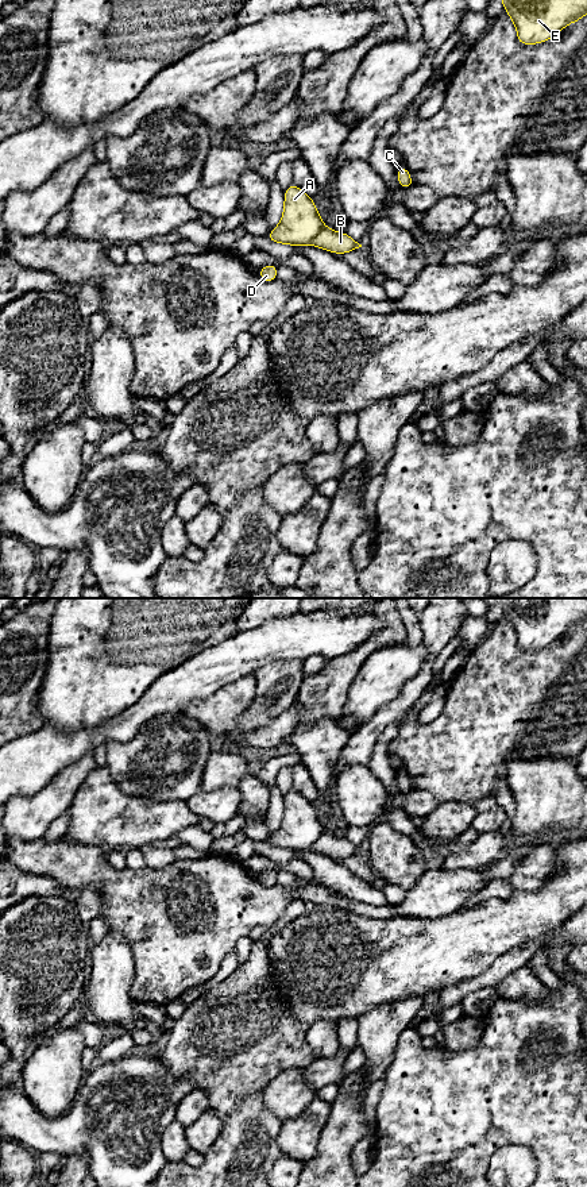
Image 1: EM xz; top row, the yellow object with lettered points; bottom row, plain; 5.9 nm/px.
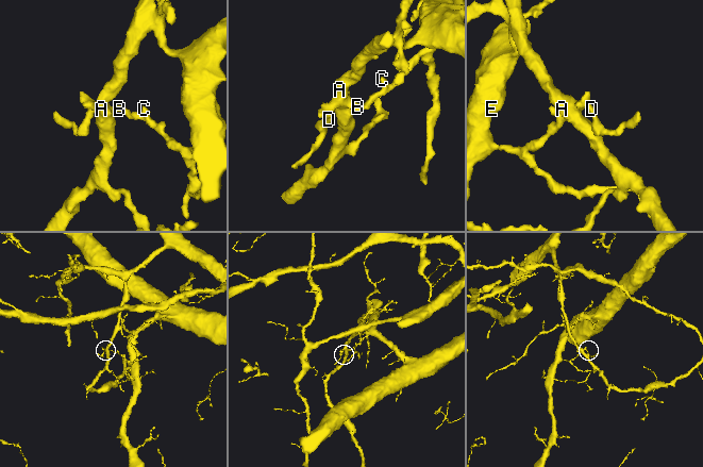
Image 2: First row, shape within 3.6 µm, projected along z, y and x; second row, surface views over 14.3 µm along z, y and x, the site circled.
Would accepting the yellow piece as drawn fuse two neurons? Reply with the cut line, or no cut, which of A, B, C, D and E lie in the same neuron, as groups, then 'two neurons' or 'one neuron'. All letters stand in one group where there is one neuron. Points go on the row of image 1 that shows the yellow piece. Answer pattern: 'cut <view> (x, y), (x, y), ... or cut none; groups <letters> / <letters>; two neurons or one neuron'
cut xz (324, 226), (311, 243); groups A D / B C E; two neurons

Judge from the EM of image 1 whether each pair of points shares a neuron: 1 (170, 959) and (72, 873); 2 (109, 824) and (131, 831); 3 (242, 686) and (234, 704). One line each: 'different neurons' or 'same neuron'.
1: same neuron
2: same neuron
3: same neuron

